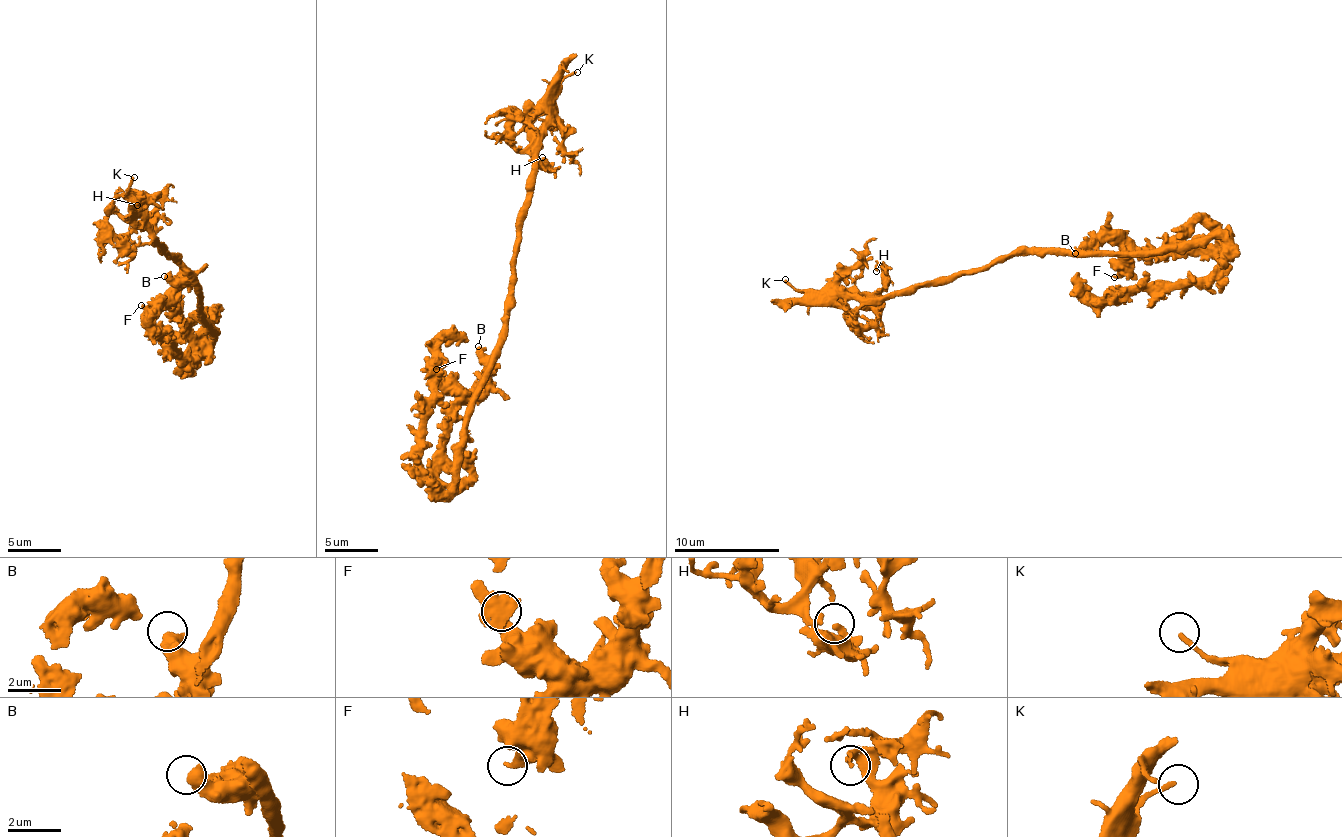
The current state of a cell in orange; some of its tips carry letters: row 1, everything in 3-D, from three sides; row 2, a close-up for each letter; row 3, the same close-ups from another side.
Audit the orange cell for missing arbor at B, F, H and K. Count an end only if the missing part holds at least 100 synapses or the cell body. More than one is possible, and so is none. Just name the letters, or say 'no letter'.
no letter

